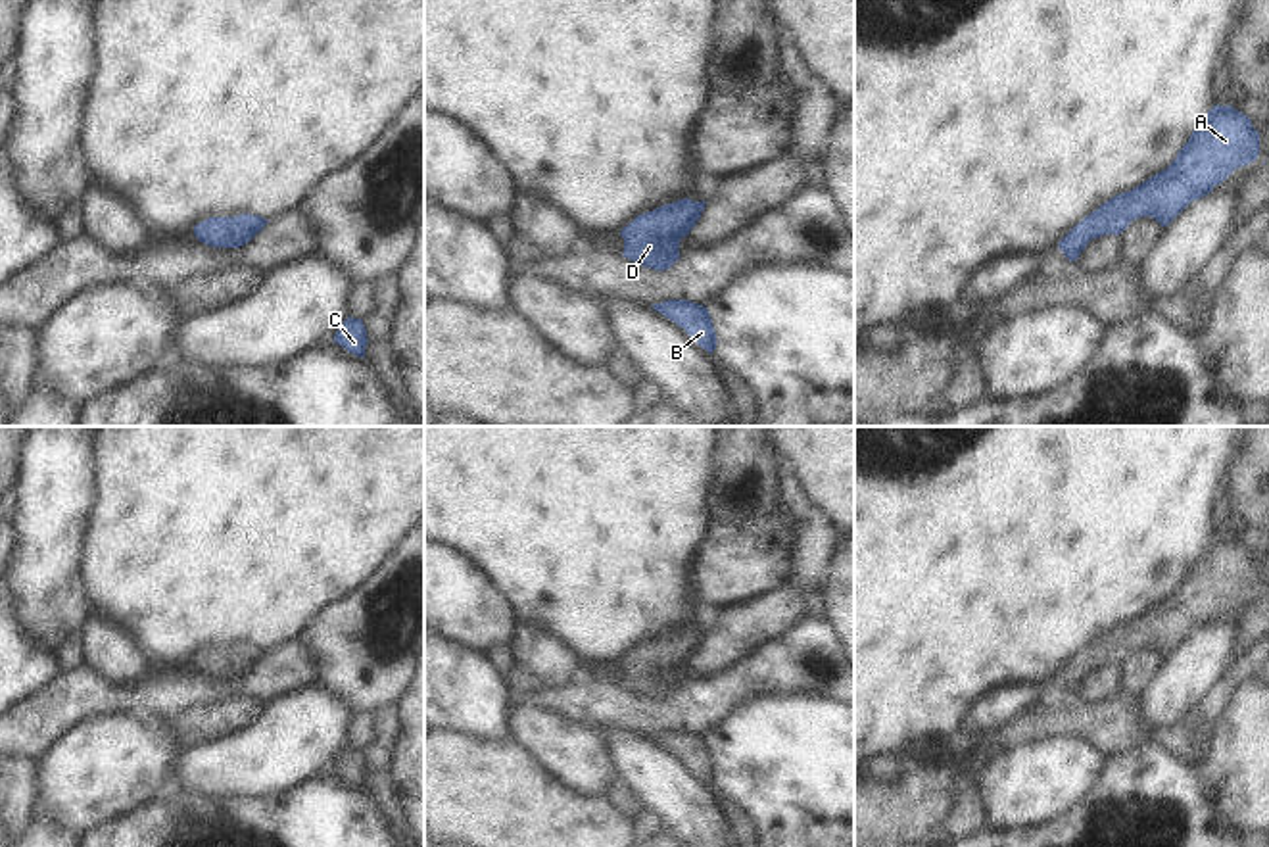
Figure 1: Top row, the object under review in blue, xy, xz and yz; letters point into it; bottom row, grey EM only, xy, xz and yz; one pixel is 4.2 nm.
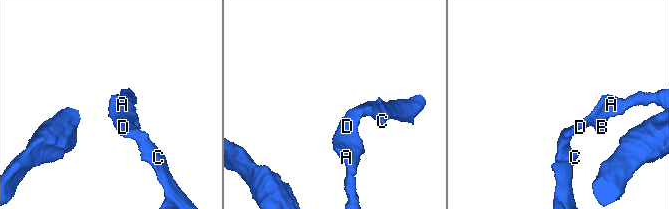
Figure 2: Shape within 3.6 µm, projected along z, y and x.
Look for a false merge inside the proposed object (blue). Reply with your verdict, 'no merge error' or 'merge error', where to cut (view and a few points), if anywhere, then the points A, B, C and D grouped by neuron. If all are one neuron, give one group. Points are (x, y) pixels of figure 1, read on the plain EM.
no merge error | no cut | A B C D

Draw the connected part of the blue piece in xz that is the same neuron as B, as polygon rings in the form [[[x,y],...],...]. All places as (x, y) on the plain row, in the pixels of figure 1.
[[[668,730],[651,738],[682,757],[689,768],[708,784],[716,780],[718,768],[710,743],[705,736],[687,730]]]

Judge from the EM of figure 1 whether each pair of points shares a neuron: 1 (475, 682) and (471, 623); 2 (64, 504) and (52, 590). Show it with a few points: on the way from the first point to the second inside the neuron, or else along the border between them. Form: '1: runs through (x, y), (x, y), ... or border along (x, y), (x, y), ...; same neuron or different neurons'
1: border along (444, 632), (486, 652); different neurons
2: runs through (52, 525), (52, 569); same neuron

